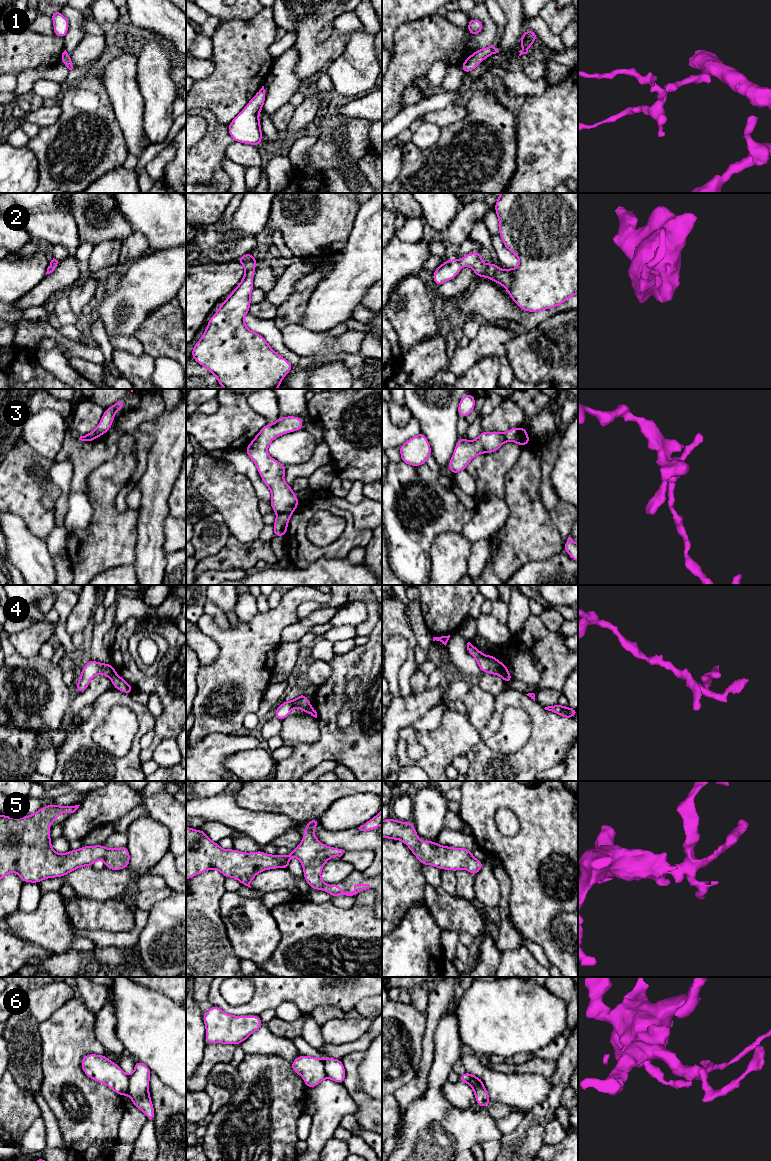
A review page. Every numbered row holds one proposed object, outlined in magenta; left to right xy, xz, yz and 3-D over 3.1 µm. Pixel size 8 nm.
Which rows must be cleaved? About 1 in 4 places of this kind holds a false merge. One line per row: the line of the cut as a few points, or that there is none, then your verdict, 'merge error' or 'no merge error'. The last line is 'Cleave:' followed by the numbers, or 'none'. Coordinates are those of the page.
1: no cut | no merge error
2: no cut | no merge error
3: xy (84, 435), (87, 437), (98, 436) | merge error
4: xz (310, 704), (305, 711) | merge error
5: no cut | no merge error
6: xy (129, 1076), (129, 1086), (125, 1094) | merge error
Cleave: 3, 4, 6

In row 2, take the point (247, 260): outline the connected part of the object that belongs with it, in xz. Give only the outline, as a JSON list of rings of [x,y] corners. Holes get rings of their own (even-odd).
[[[247,253],[237,261],[243,265],[246,273],[240,284],[209,319],[203,336],[193,346],[192,358],[212,372],[218,384],[225,389],[277,389],[293,365],[276,353],[263,336],[246,327],[244,317],[252,304],[250,295],[254,289],[253,276],[257,259]]]

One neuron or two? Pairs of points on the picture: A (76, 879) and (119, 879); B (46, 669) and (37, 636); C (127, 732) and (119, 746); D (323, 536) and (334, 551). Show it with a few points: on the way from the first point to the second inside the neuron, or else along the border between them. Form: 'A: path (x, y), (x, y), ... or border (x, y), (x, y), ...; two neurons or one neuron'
A: path (87, 879), (108, 879); one neuron
B: border (15, 648), (25, 657), (33, 657), (38, 654); two neurons
C: path (124, 735), (119, 740), (119, 743); one neuron
D: border (345, 527), (323, 545), (306, 537); two neurons

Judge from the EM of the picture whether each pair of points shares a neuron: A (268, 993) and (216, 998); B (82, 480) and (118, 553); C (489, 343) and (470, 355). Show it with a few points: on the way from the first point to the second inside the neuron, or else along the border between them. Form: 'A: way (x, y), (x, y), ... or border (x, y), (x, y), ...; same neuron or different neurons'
A: way (255, 1006), (250, 1009), (229, 1009); same neuron
B: border (95, 469), (88, 478), (87, 494); different neurons
C: way (484, 344), (475, 350); same neuron

